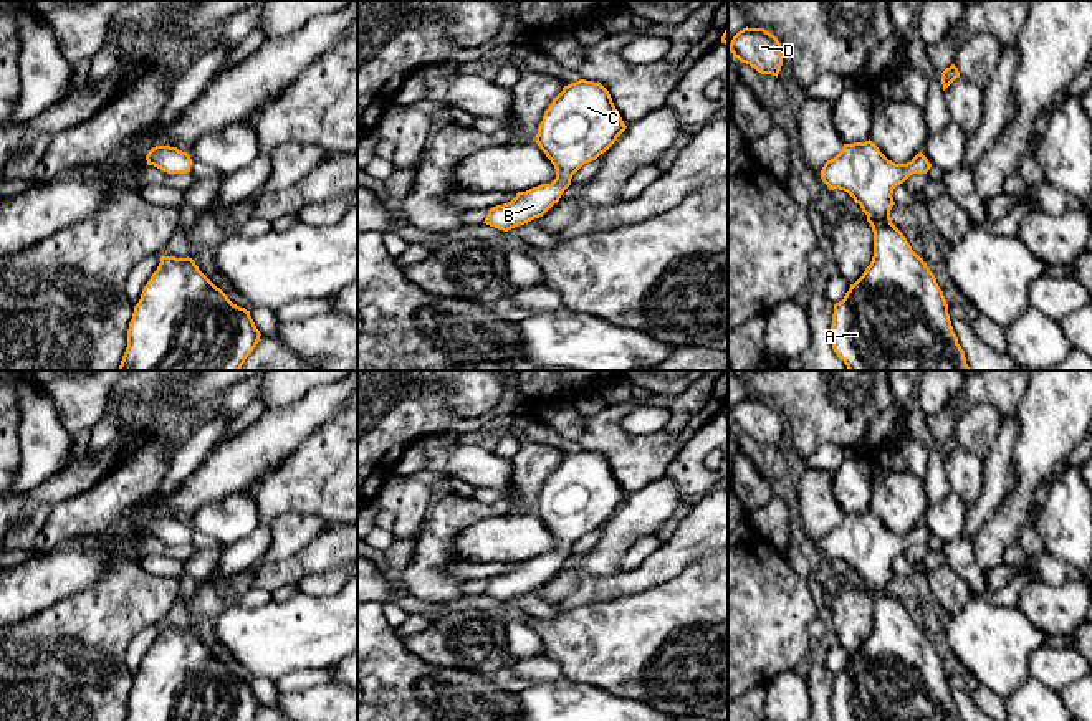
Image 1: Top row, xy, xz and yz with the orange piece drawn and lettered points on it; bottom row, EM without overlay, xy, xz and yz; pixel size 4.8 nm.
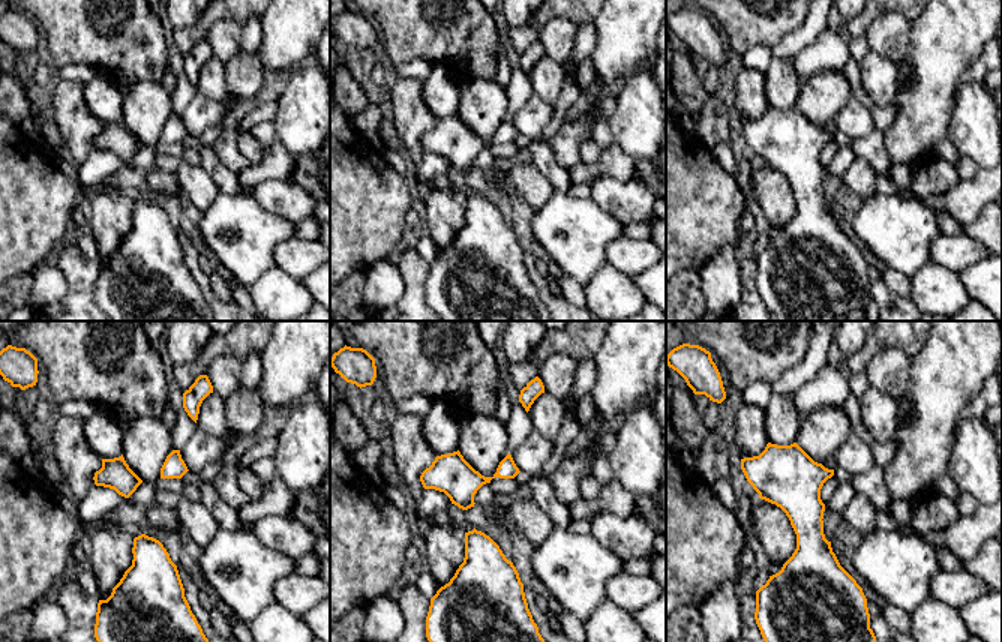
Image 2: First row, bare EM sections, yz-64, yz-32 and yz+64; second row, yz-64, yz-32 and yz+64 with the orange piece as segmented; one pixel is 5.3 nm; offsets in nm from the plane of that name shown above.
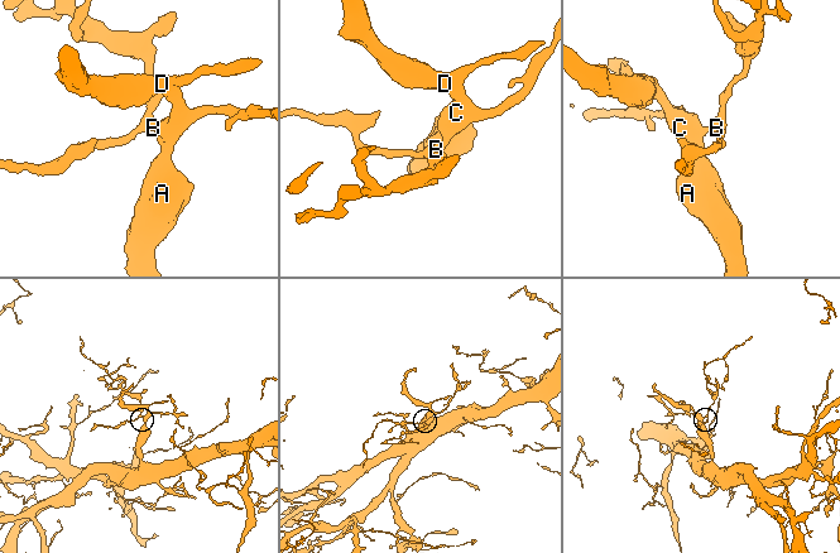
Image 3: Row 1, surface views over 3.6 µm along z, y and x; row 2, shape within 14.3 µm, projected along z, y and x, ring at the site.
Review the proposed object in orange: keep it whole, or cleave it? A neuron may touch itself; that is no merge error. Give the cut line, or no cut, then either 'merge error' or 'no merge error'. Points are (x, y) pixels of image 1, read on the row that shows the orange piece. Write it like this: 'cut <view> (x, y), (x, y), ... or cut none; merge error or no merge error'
cut none; no merge error

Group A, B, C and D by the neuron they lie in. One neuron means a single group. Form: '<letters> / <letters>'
A B C D

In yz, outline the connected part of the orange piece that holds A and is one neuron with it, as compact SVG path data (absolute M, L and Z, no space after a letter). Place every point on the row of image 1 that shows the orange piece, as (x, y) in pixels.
M869 139L844 144L821 170L829 190L844 190L860 205L874 232L870 265L834 304L832 349L849 370L970 370L935 275L890 218L893 189L913 174L927 174L930 167L922 152L907 164L895 164Z

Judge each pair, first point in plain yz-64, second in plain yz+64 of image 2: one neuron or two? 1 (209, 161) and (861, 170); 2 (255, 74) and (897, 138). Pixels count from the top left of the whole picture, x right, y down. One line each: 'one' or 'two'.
1: two
2: two

